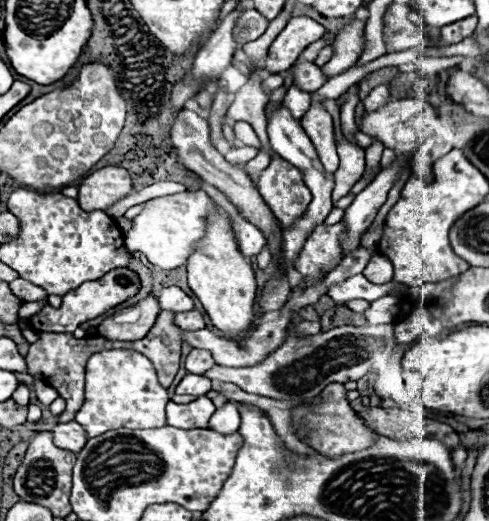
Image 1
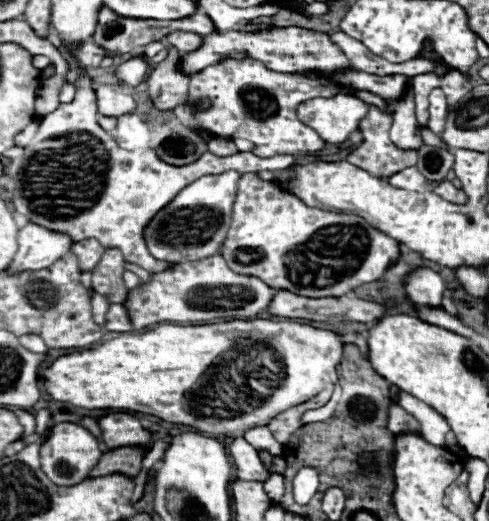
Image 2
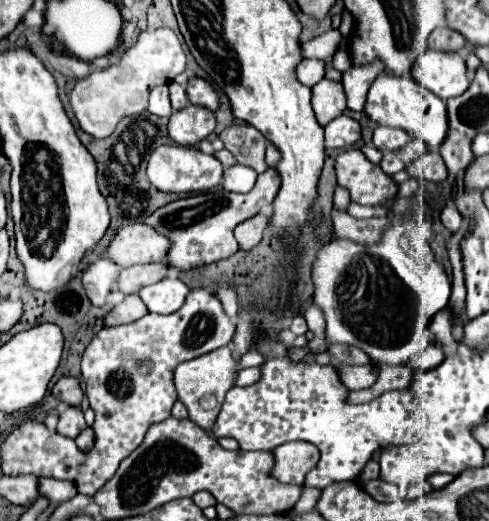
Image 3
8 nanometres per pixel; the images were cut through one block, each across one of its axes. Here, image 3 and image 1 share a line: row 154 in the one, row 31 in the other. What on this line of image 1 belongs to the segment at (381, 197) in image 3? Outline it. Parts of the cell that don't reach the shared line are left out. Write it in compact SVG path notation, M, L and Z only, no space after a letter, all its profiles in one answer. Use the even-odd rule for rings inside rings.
M354 18L350 24L346 24L336 34L336 38L332 42L334 56L330 58L328 64L322 66L326 76L336 76L336 74L348 70L352 64L356 64L356 60L364 52L364 44L366 44L364 26L366 26L366 20Z

